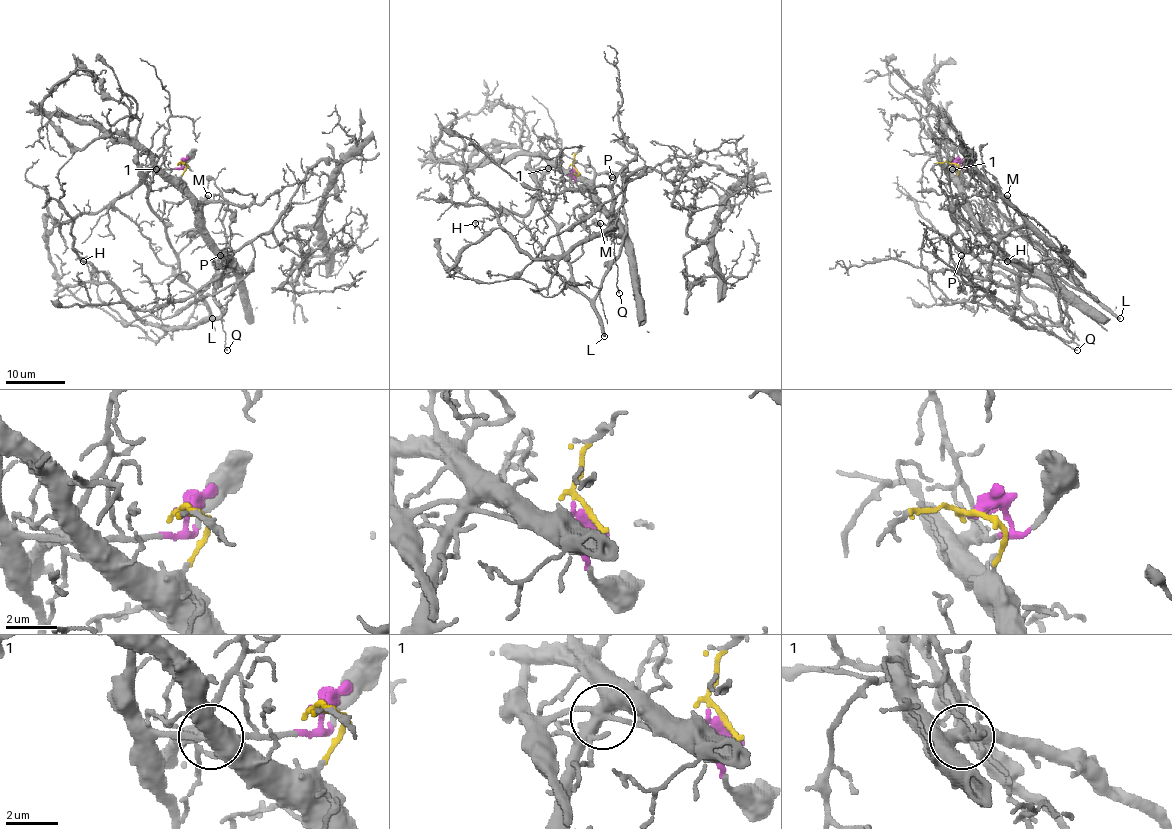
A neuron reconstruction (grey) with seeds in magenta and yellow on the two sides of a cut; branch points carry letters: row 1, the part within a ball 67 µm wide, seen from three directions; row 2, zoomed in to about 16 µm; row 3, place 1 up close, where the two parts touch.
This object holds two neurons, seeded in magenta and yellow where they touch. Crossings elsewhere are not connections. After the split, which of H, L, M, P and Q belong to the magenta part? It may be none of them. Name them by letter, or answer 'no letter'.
L, M

